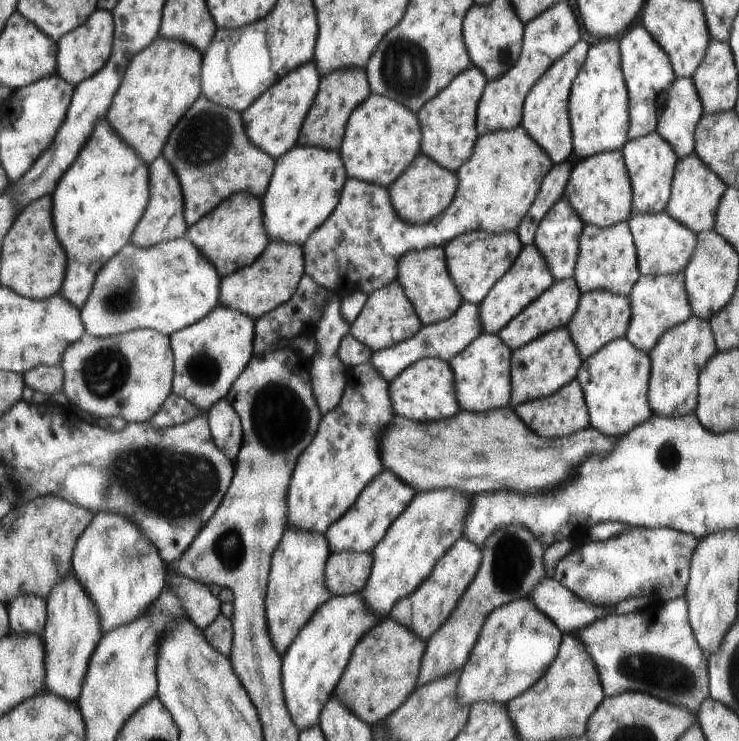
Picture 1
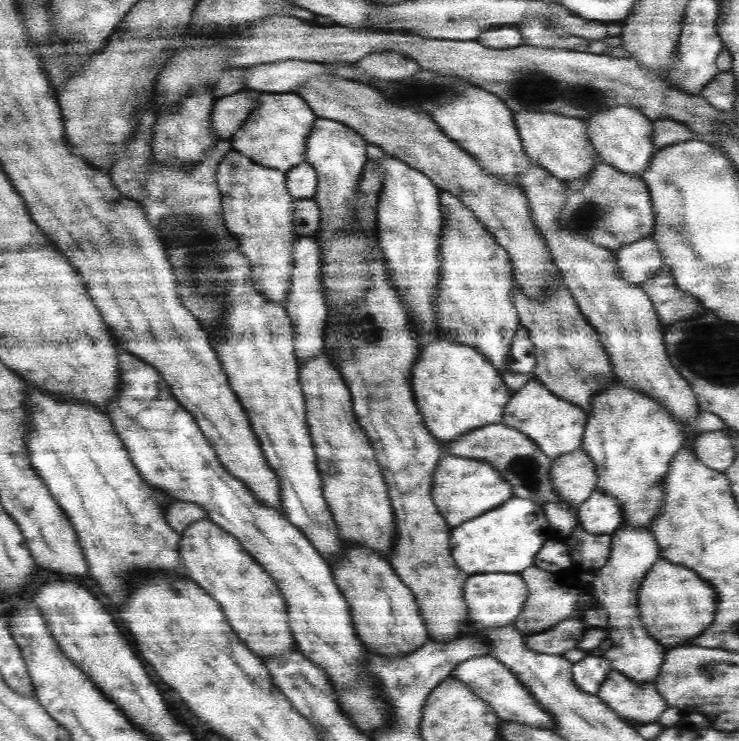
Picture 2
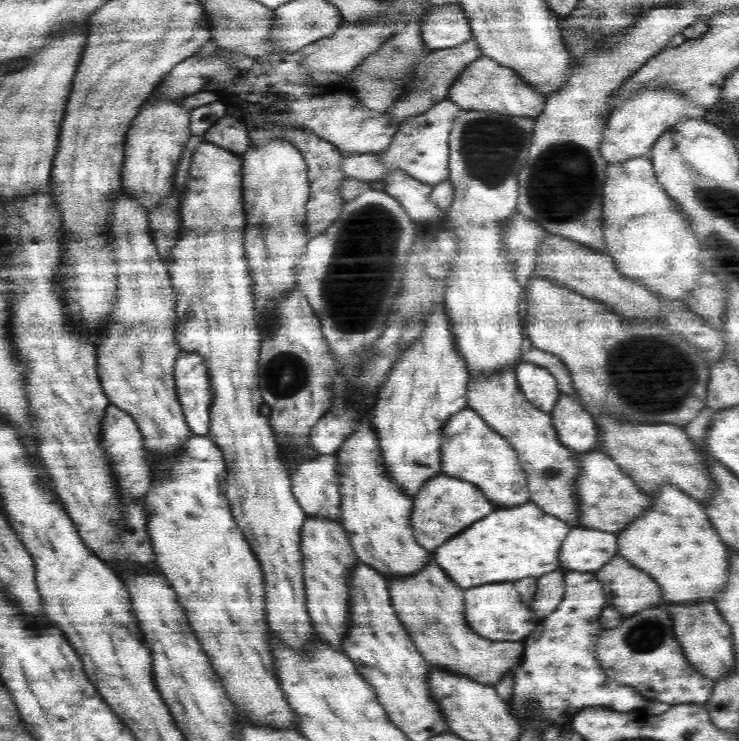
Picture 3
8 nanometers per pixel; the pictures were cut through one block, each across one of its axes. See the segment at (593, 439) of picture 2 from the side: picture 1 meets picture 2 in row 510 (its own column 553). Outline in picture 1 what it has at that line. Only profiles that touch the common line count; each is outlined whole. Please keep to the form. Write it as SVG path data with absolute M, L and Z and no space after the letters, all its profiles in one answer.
M530 598L502 605L489 614L469 662L459 672L458 702L468 707L477 702L506 704L530 689L550 668L564 640L562 630L542 614Z

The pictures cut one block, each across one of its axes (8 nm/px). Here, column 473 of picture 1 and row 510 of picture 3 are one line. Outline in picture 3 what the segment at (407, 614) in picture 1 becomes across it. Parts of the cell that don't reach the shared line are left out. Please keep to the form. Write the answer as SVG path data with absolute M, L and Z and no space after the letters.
M515 365L502 370L501 375L468 379L466 404L474 409L487 426L502 435L518 453L518 461L527 475L531 501L546 514L557 516L568 527L581 527L578 512L578 476L582 476L583 454L563 445L558 439L551 413L536 408L519 390L515 380Z

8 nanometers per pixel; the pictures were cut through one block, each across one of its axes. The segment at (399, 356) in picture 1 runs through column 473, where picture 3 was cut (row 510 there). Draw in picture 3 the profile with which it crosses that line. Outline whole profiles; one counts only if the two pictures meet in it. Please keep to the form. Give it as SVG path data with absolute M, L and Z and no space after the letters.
M286 444L286 465L292 484L292 493L304 509L307 516L324 516L326 519L341 523L340 502L341 487L339 484L339 462L335 455L322 455L315 459L299 455L291 444Z

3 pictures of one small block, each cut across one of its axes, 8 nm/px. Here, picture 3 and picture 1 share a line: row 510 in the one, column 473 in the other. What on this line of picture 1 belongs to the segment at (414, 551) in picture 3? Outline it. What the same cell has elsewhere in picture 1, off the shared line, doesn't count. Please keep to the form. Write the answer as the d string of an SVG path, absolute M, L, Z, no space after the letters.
M484 332L478 335L460 354L449 362L458 374L458 398L465 411L488 413L492 409L510 406L512 398L512 351L498 335Z

